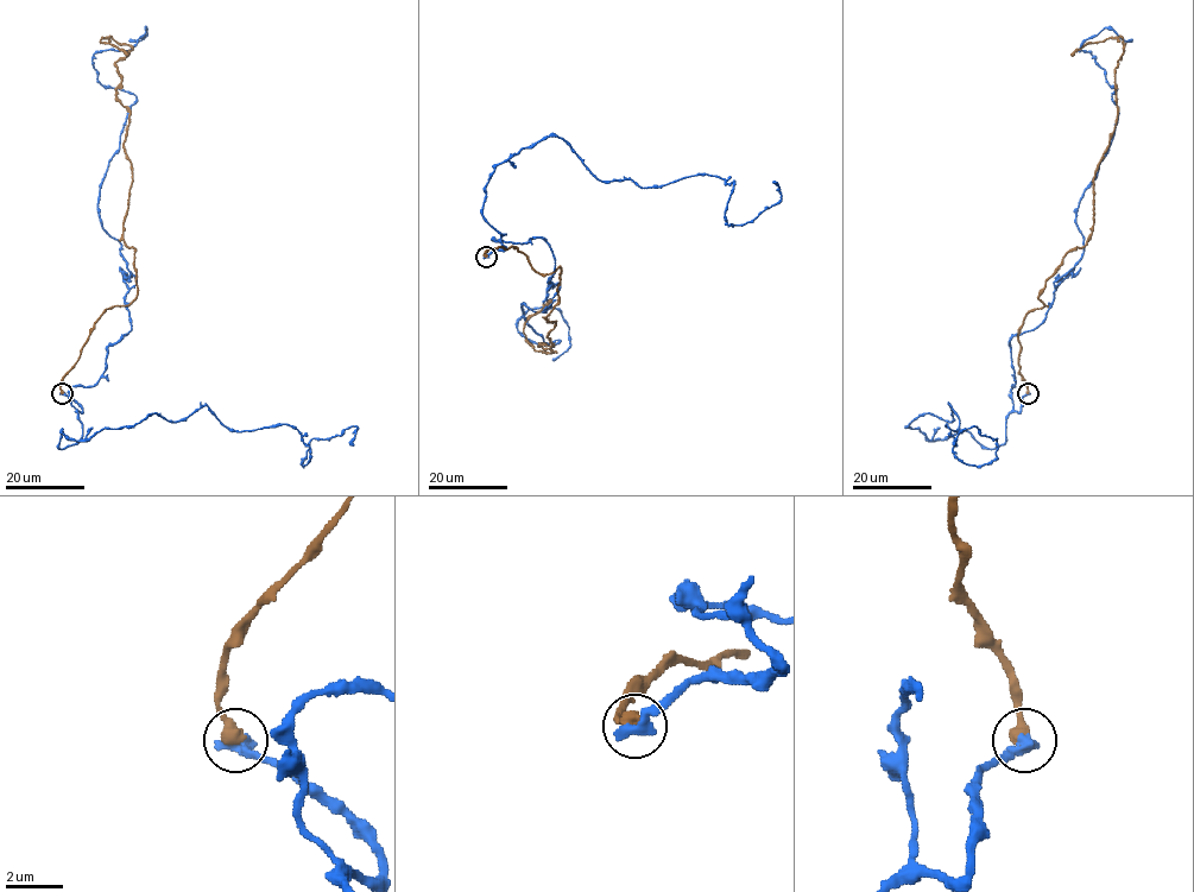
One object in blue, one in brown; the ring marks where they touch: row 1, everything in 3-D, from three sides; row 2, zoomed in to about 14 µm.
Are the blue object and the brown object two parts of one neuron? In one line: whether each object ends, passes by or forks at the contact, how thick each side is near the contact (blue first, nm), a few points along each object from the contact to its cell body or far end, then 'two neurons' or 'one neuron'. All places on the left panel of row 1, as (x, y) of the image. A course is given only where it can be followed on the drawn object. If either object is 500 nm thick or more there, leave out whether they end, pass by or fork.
500/460 nm | blue via (62, 392), (81, 411), (70, 390), (131, 330), (98, 207), (136, 96), (93, 56), (145, 29), (128, 42) | brown via (62, 392), (89, 329), (137, 293), (122, 233), (128, 113), (115, 63), (131, 48), (100, 42), (128, 55) | two neurons

